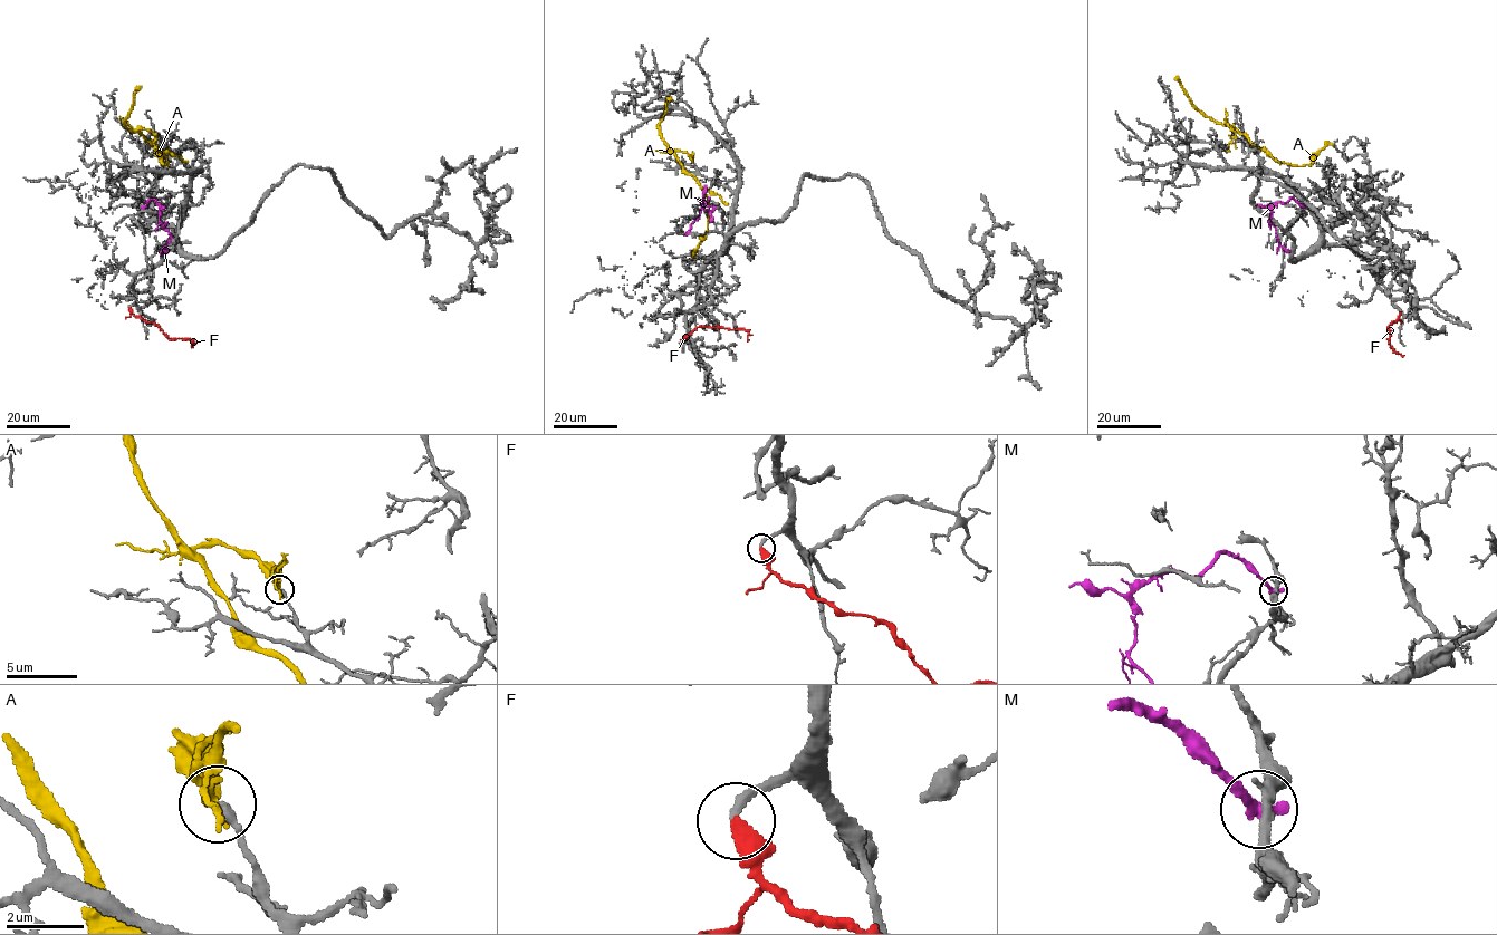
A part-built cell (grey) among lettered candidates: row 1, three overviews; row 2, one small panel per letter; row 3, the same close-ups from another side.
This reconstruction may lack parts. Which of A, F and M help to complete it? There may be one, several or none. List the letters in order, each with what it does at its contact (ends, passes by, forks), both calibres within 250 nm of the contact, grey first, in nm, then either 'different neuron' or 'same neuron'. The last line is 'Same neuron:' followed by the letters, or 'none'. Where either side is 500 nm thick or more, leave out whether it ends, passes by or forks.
A: it passes by; calibres 240 and 200 nm; different neuron
F: it ends; calibres 240 and 420 nm; same neuron
M: it ends; calibres 280 and 400 nm; different neuron
Same neuron: F

